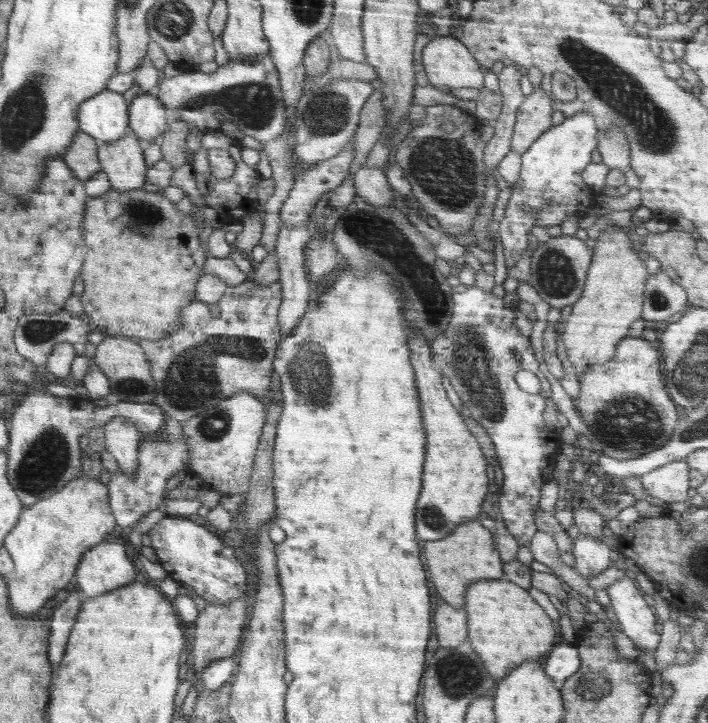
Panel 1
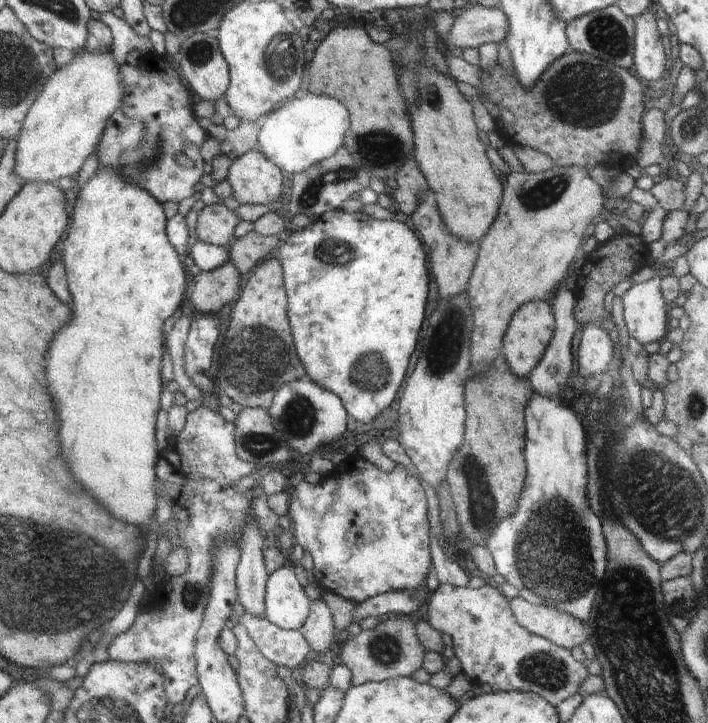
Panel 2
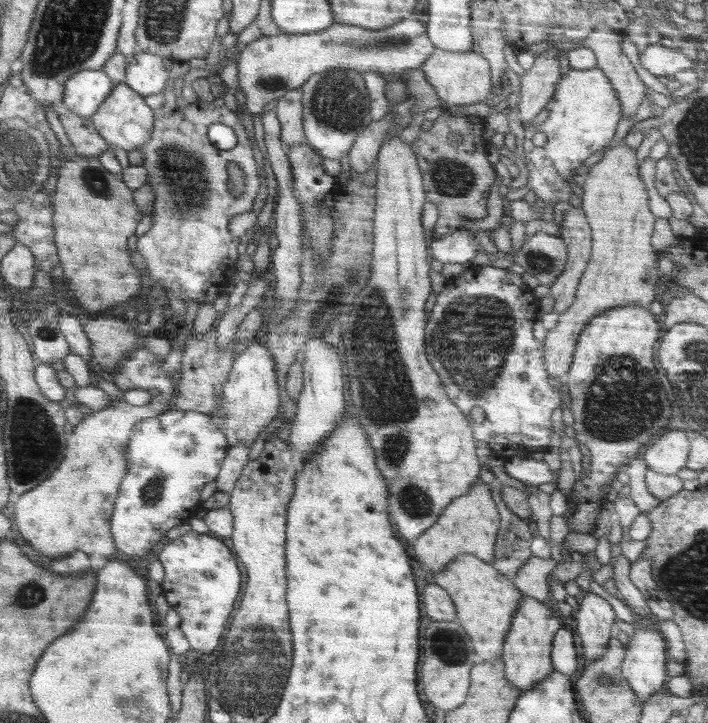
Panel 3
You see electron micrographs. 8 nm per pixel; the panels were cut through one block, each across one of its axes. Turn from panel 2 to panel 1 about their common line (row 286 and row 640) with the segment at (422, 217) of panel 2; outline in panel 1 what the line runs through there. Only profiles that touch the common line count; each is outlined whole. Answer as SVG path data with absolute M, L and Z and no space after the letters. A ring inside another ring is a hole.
M444 603L435 612L436 638L440 647L456 648L466 642L467 611Z

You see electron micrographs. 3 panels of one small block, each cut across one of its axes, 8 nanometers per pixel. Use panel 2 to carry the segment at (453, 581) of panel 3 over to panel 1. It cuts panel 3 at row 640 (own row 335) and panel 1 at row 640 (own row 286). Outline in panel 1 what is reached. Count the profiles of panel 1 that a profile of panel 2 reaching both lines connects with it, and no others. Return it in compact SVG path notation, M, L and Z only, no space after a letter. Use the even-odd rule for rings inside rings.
M490 579L476 581L469 586L466 594L466 604L463 608L467 611L467 618L472 618L472 638L470 644L480 654L480 659L486 664L486 670L495 680L502 680L524 662L540 661L540 656L551 652L556 644L554 624L549 616L544 614L544 609L530 596L527 589L518 586L515 582L503 579Z

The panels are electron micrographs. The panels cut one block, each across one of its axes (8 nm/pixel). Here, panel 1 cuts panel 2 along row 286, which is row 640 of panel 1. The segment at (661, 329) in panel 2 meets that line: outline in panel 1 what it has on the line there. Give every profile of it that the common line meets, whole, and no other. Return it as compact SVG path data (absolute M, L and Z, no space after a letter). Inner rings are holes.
M625 576L606 590L616 620L622 627L621 632L634 642L641 653L652 654L662 644L661 634L656 634L656 616L652 612L653 608L644 602L642 594L634 586L634 580L628 580L628 576Z

